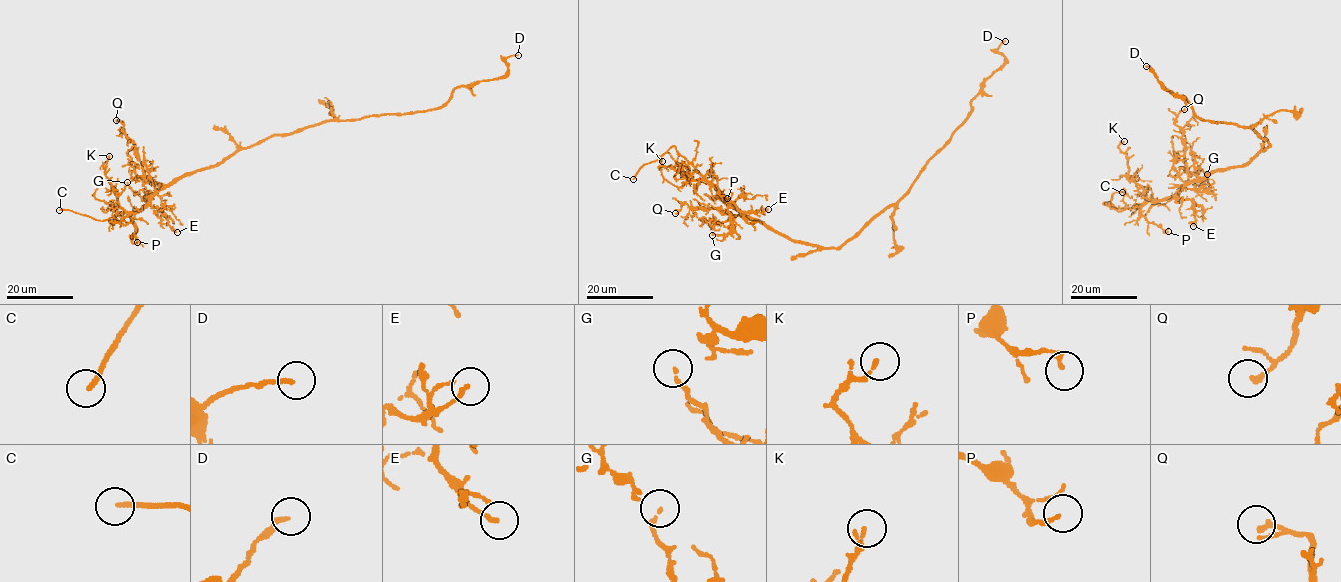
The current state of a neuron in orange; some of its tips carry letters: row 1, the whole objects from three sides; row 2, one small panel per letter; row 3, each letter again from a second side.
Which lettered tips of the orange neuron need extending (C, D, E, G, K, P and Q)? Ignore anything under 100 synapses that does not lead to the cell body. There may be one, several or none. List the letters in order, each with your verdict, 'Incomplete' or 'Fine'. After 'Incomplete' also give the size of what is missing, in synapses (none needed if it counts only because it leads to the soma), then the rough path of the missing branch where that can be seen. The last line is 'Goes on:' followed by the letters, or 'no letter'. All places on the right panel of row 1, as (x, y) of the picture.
C: Incomplete
D: Fine
E: Fine
G: Fine
K: Fine
P: Fine
Q: Fine
Goes on: C

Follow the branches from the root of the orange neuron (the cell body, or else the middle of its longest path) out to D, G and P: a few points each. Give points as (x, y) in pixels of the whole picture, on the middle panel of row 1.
D: (844, 245), (894, 205), (964, 122), (981, 87), (1005, 63), (997, 49), (1005, 41)
G: (844, 245), (825, 248), (790, 240), (744, 217), (732, 205), (728, 209), (731, 230), (712, 235)
P: (844, 245), (825, 248), (778, 235), (744, 217), (705, 176), (710, 172), (716, 176), (719, 194), (727, 198)

